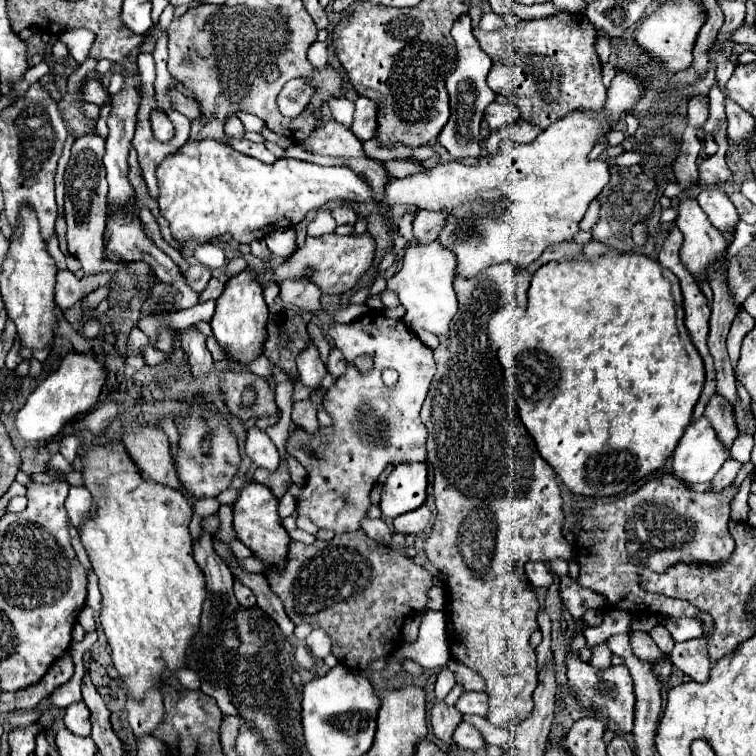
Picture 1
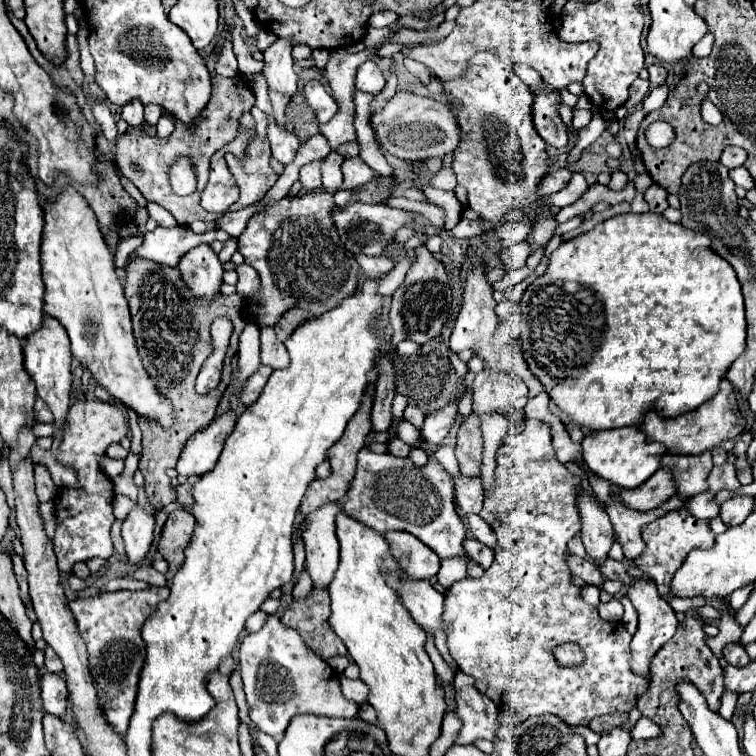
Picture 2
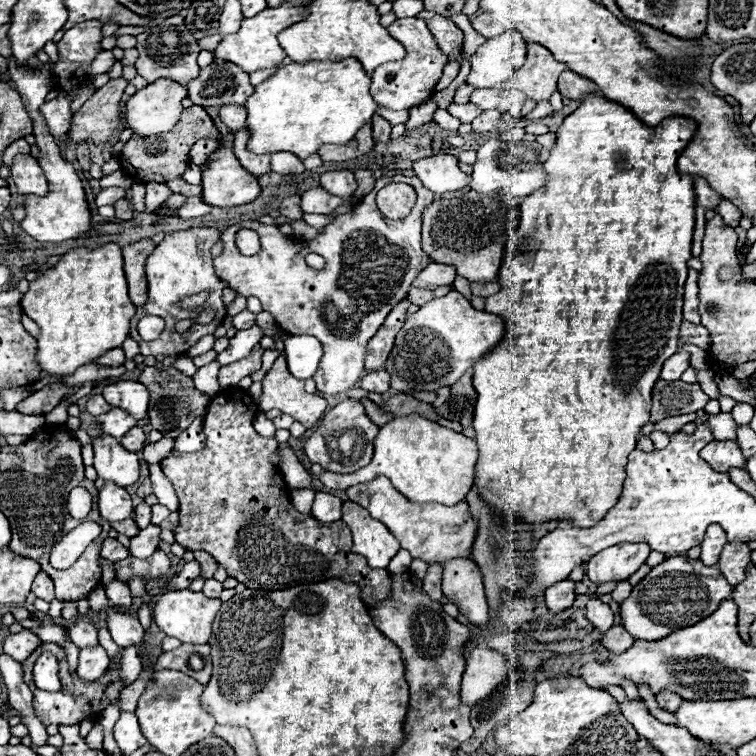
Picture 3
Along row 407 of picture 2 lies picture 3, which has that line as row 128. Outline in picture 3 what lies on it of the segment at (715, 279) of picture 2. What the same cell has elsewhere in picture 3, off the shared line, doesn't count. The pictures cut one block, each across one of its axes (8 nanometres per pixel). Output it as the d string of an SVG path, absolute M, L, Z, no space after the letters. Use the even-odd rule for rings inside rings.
M586 94L580 98L580 106L568 114L564 118L564 122L560 124L560 128L556 130L556 140L554 140L554 146L550 148L550 156L548 160L544 162L544 170L548 172L548 180L542 188L534 190L530 196L526 196L522 202L520 202L520 224L518 224L518 230L516 234L508 240L506 244L506 254L504 254L504 260L502 260L502 266L500 266L500 272L498 272L497 281L500 282L500 292L498 294L492 294L486 298L486 312L492 312L492 314L498 314L506 320L506 338L500 340L500 348L494 348L494 352L484 358L484 360L478 360L476 366L474 366L474 386L476 386L476 392L478 392L478 404L476 404L476 412L474 412L474 422L472 422L472 428L476 430L476 442L478 442L478 452L480 452L480 458L478 458L478 464L476 464L476 478L474 478L474 484L480 488L480 496L484 502L488 502L496 512L500 514L516 514L520 516L522 520L528 520L528 524L536 526L536 524L542 524L542 522L548 522L548 520L562 520L562 518L568 518L572 520L576 526L582 526L582 528L588 528L592 526L596 520L602 520L606 516L606 512L616 504L618 496L620 496L620 488L622 488L622 480L624 480L624 468L626 468L626 456L636 448L636 440L638 440L638 434L640 434L640 428L648 422L648 416L650 416L650 406L652 406L652 400L650 400L650 392L660 376L660 370L662 370L662 362L666 362L672 354L676 354L678 350L678 330L680 330L680 320L682 320L682 296L684 296L684 282L686 282L686 272L688 272L688 266L686 262L692 258L690 254L690 246L692 246L692 234L694 234L694 224L696 224L696 194L694 194L694 180L692 176L688 174L680 174L676 170L676 160L678 156L682 154L682 150L688 146L688 140L694 138L698 130L698 124L692 120L692 118L684 118L684 116L670 116L670 118L664 118L658 126L646 126L642 120L638 120L632 112L628 112L628 108L620 106L618 102L612 102L604 96L598 96L598 94Z

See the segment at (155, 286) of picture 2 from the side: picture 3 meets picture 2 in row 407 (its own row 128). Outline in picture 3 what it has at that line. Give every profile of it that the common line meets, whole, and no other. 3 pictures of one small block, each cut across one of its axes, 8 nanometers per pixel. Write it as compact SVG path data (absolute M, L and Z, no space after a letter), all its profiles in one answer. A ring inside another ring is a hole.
M190 106L190 108L184 108L178 124L170 130L170 132L162 132L162 134L154 134L154 136L132 136L124 148L122 148L122 154L120 154L120 162L122 166L128 168L128 162L134 166L136 170L136 176L142 180L142 182L148 182L148 178L154 174L154 182L170 182L170 180L178 180L182 178L184 170L188 168L190 164L190 150L194 146L196 140L200 138L212 138L212 140L218 140L220 138L220 132L216 130L212 118L208 116L208 112L200 106Z

